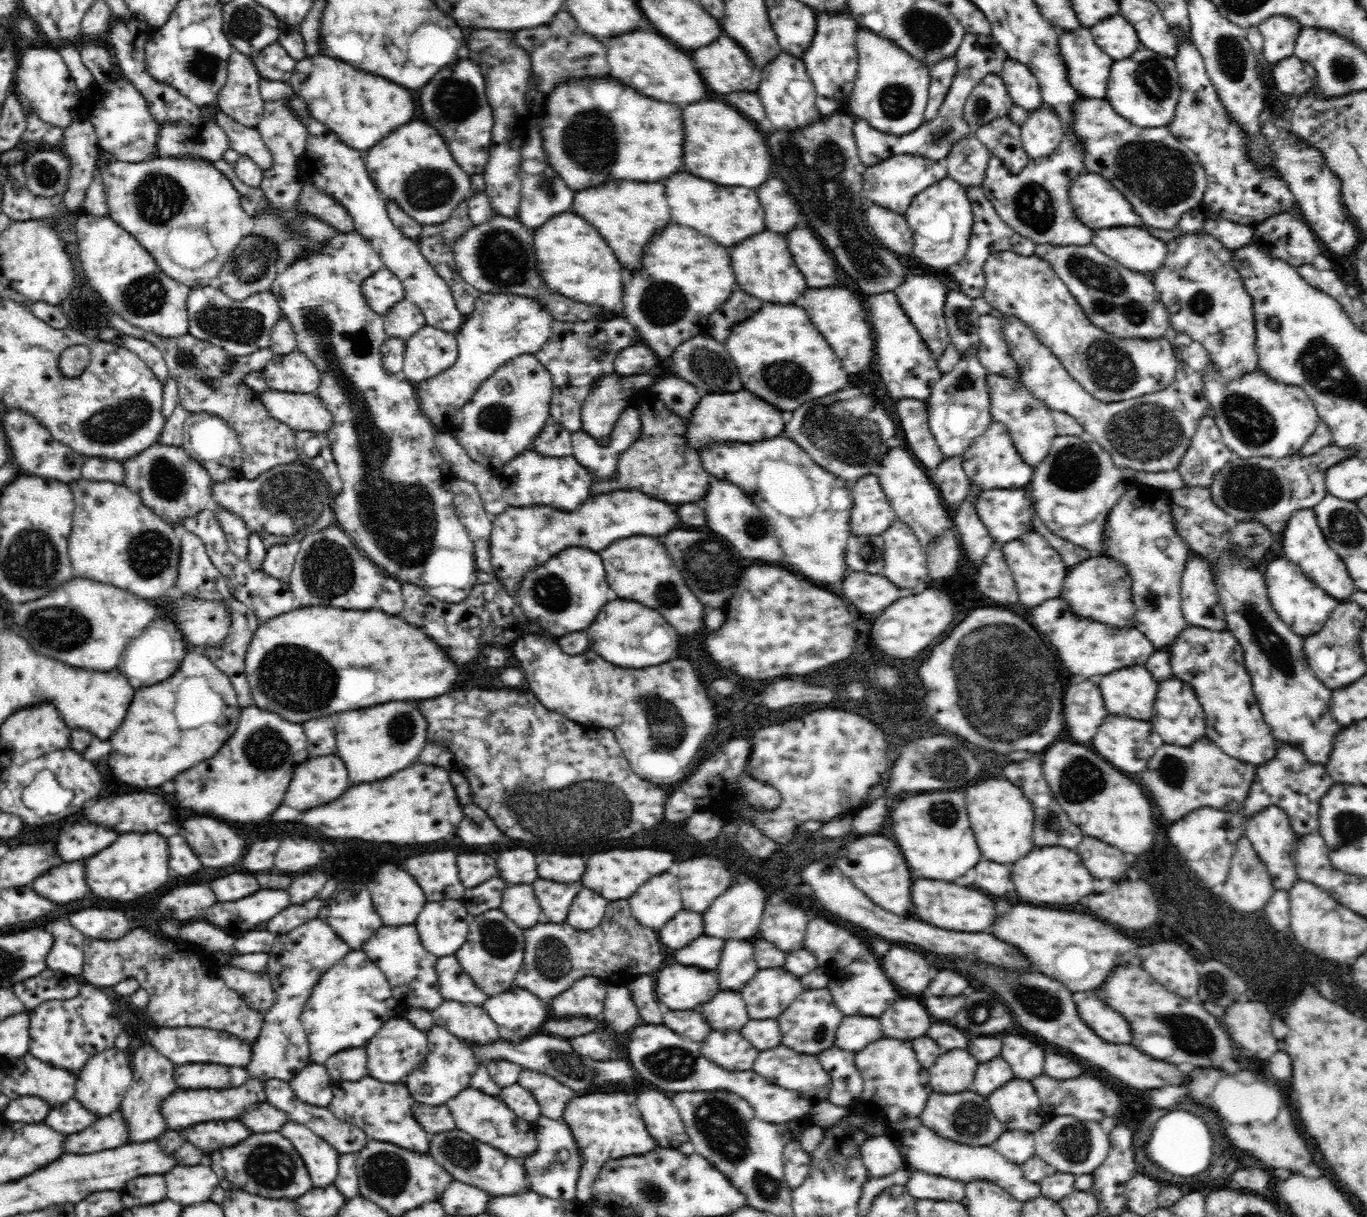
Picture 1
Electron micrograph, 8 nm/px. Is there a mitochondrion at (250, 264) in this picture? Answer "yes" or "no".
yes

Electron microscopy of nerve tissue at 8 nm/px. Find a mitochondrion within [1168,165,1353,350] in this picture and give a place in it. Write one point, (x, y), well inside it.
(1200, 303)

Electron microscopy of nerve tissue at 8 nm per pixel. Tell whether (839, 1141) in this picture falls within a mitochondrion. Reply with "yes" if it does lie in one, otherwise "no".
no

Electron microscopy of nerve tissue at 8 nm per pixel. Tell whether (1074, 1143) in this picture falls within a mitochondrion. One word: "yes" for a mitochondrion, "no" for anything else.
yes

